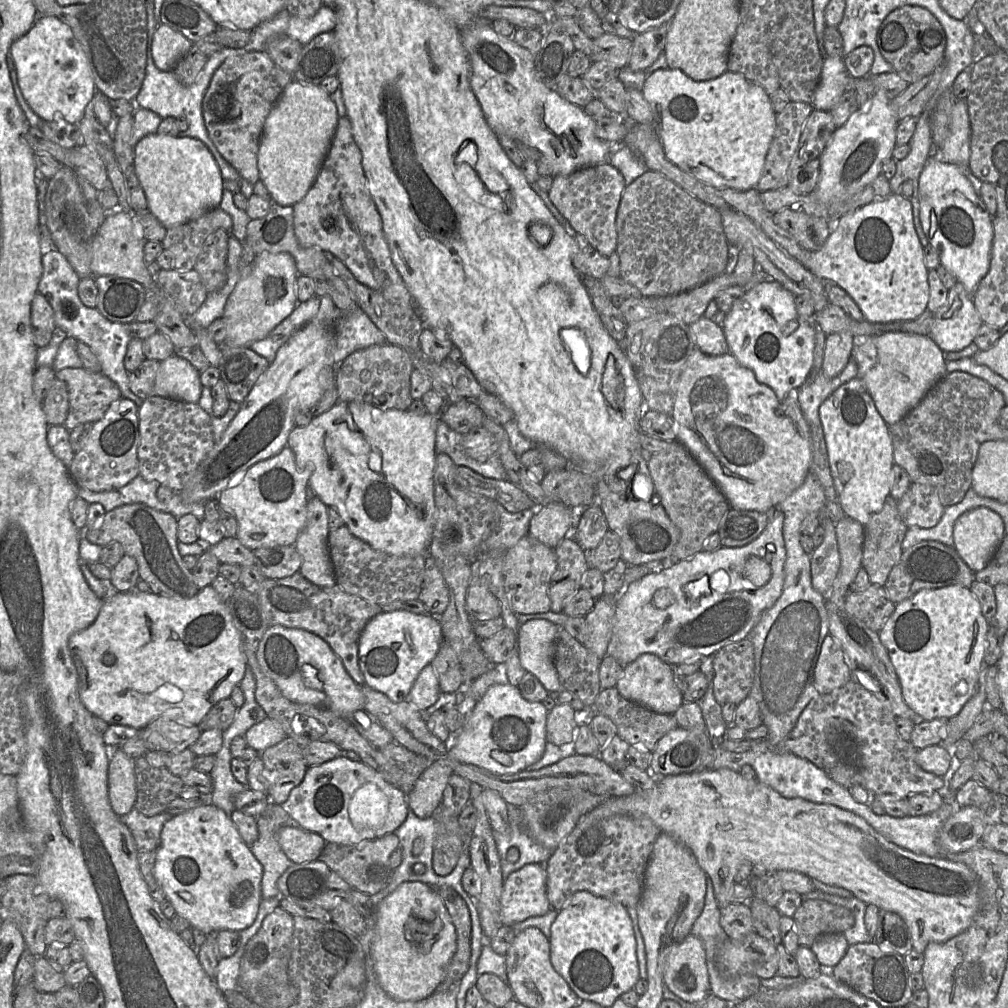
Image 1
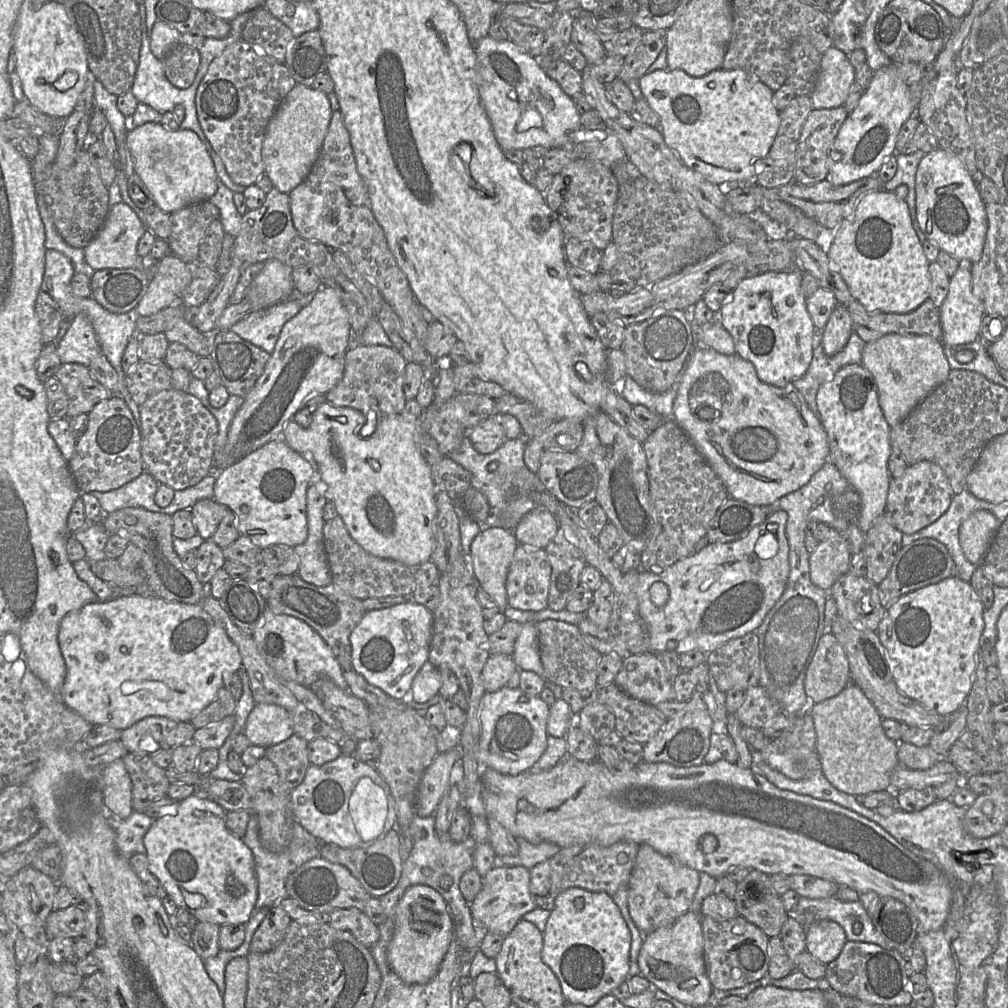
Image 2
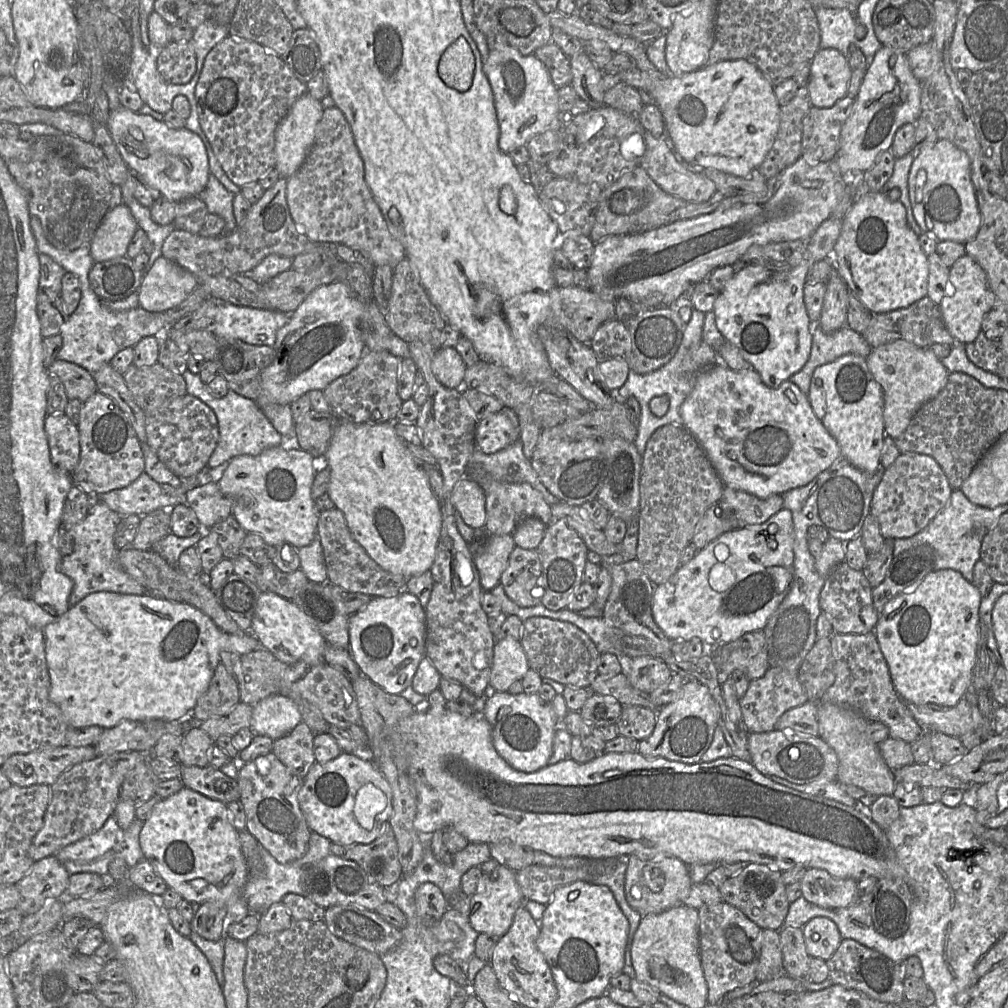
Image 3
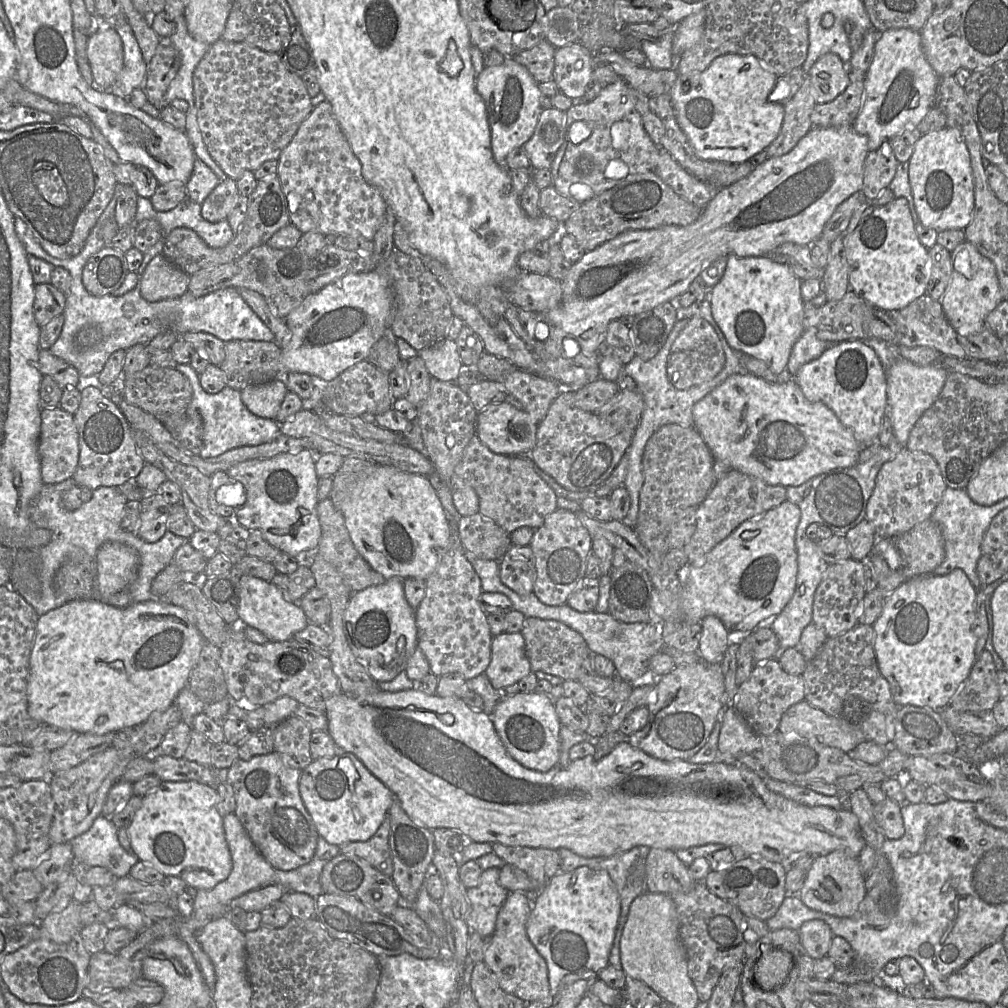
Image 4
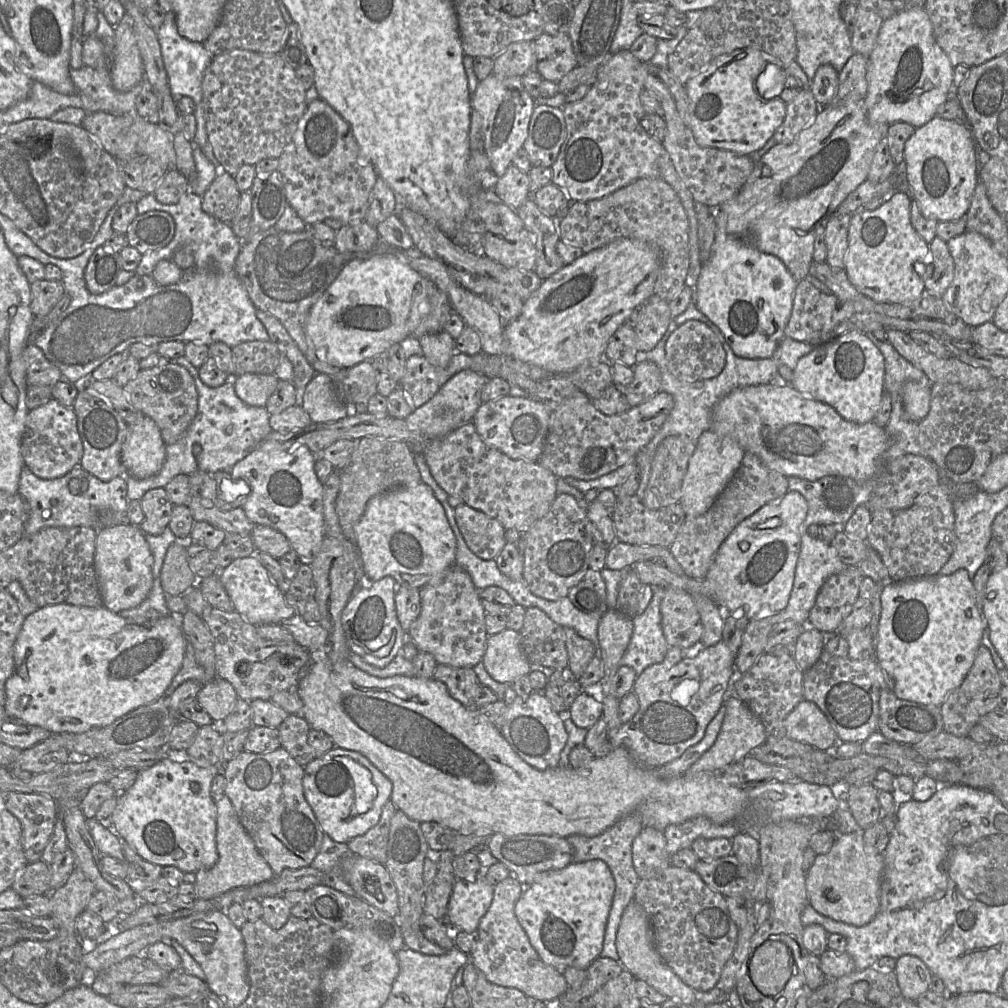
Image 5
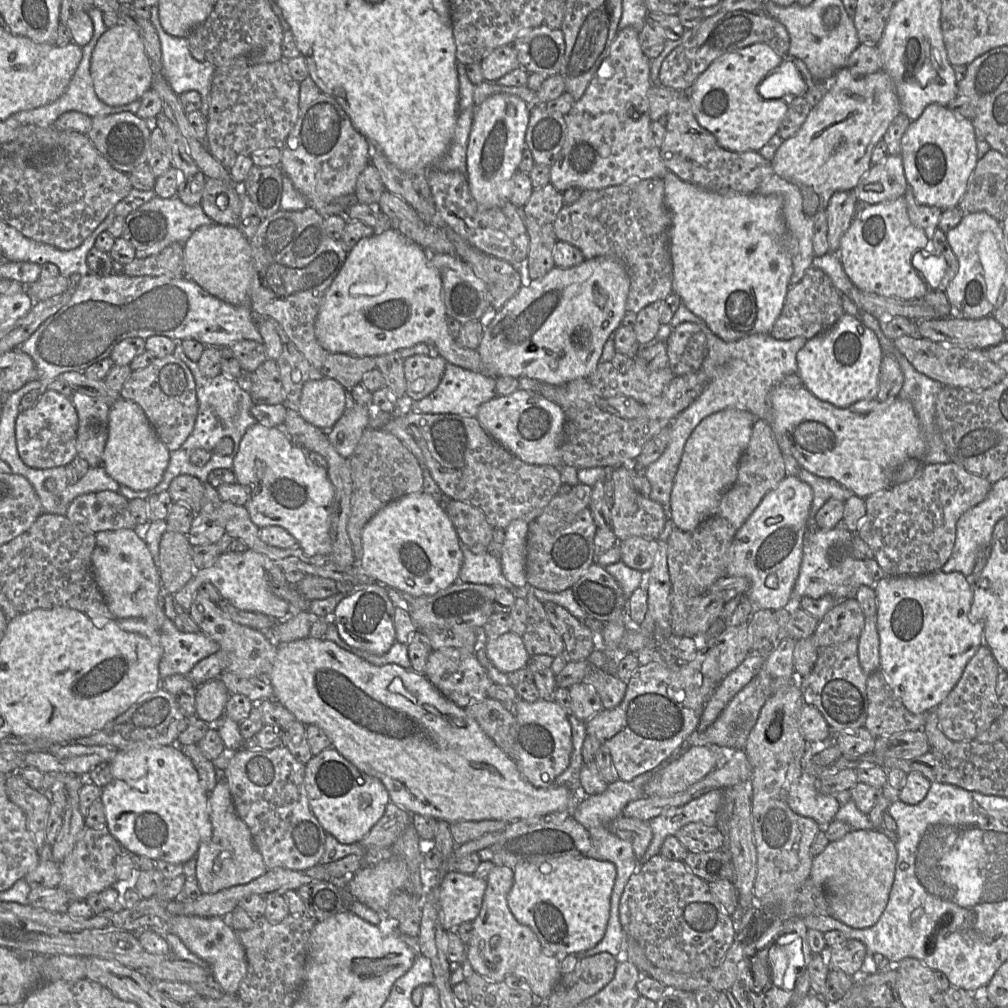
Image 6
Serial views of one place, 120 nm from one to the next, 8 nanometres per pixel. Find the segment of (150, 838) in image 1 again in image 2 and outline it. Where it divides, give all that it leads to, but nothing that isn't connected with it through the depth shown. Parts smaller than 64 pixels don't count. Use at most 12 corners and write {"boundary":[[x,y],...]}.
{"boundary":[[138,811],[107,819],[116,848],[130,860],[146,854],[143,839],[155,819]]}

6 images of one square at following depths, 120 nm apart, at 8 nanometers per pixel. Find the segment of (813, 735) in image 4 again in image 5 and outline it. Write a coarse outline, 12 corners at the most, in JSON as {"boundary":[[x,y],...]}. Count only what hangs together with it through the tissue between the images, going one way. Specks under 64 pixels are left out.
{"boundary":[[801,700],[785,736],[822,751],[840,742],[814,703]]}

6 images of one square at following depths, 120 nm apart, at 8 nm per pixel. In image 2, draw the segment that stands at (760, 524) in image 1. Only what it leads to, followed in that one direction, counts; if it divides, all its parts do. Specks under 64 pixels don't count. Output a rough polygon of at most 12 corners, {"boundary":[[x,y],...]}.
{"boundary":[[728,497],[711,520],[710,543],[747,536],[767,517]]}

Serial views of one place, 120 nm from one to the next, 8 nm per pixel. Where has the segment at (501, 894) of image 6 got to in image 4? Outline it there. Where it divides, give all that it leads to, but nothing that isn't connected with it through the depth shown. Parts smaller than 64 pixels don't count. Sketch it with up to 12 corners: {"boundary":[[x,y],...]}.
{"boundary":[[509,893],[483,958],[500,988],[526,1004],[550,992],[527,935],[532,905]]}

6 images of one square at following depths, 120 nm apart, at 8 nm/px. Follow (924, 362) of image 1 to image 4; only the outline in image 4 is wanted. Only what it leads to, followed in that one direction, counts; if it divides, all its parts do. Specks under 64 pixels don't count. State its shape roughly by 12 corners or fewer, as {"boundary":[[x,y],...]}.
{"boundary":[[897,359],[886,371],[887,416],[905,445],[948,376],[940,361]]}

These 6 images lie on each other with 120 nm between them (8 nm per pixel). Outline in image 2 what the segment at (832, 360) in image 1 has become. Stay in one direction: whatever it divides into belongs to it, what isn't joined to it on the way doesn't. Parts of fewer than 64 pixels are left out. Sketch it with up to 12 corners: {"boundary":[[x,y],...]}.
{"boundary":[[838,303],[822,330],[826,355],[839,353],[851,334],[852,319]]}

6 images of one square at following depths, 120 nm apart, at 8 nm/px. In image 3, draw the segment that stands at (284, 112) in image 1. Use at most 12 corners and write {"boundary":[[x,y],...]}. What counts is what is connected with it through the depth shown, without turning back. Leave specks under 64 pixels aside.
{"boundary":[[307,92],[275,130],[280,178],[305,162],[322,118],[321,101]]}

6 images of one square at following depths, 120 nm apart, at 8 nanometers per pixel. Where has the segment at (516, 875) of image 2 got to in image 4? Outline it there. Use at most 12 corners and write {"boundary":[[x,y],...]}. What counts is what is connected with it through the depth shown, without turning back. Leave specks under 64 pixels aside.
{"boundary":[[500,868],[483,870],[468,888],[466,922],[472,932],[492,935],[509,891]]}

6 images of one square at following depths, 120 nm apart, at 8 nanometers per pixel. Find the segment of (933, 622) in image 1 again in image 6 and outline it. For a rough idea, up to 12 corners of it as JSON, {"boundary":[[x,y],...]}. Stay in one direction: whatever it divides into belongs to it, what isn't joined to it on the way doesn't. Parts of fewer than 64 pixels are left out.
{"boundary":[[962,573],[886,576],[879,669],[910,712],[985,638]]}

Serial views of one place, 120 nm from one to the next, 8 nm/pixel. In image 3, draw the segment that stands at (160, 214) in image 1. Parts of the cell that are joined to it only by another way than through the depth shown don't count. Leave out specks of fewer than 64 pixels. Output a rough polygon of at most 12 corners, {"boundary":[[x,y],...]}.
{"boundary":[[110,111],[106,128],[129,170],[178,203],[210,174],[185,127]]}

